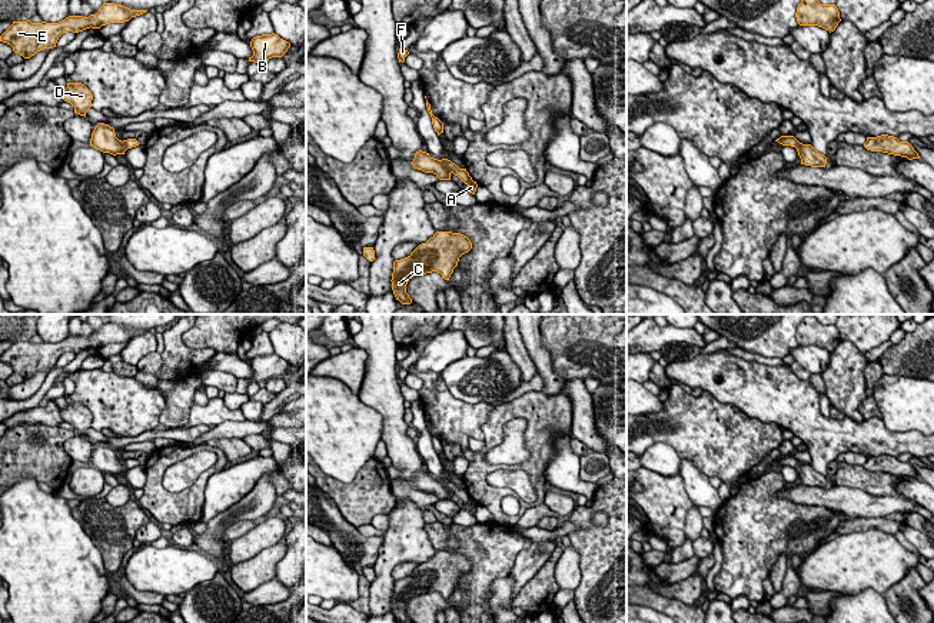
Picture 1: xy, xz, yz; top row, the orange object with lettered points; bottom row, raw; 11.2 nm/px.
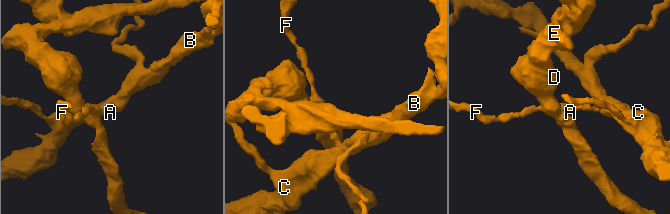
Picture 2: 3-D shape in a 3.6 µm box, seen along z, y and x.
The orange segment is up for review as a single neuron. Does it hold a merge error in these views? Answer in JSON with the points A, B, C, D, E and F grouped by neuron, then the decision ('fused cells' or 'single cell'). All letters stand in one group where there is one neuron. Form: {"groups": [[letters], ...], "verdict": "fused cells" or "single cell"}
{"groups": [["A", "B", "C", "F"], ["D", "E"]], "verdict": "fused cells"}

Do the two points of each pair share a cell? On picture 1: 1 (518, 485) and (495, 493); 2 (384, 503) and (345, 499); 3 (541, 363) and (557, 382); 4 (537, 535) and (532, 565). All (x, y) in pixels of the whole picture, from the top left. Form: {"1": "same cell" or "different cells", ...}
{"1": "different cells", "2": "same cell", "3": "same cell", "4": "different cells"}

